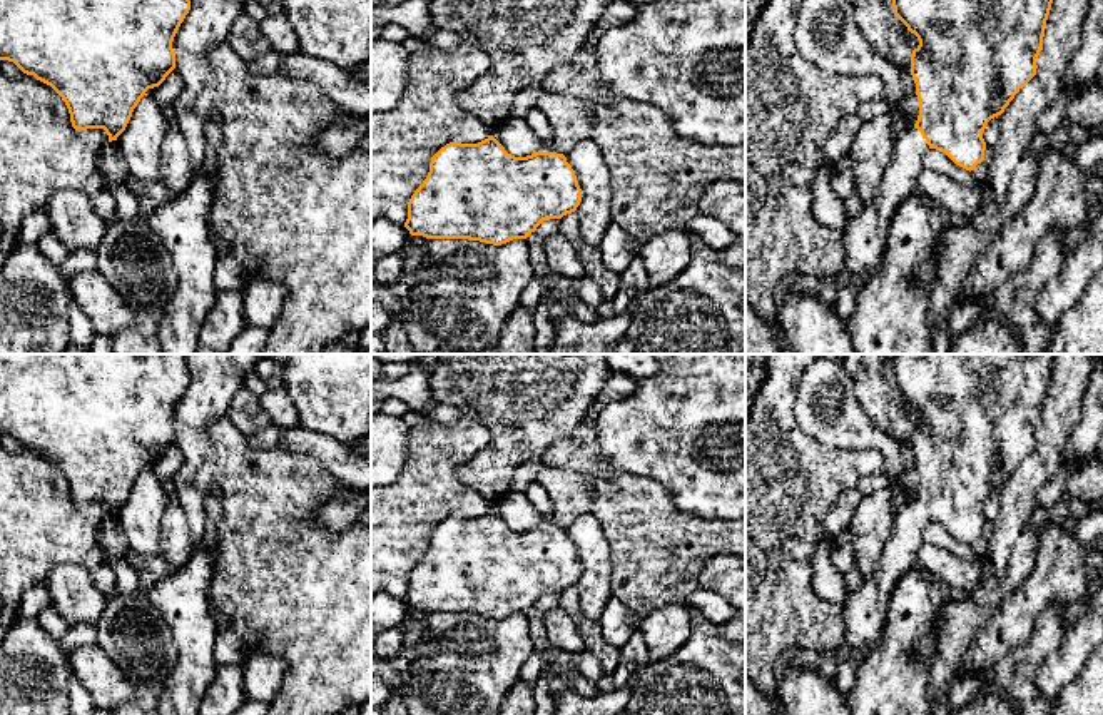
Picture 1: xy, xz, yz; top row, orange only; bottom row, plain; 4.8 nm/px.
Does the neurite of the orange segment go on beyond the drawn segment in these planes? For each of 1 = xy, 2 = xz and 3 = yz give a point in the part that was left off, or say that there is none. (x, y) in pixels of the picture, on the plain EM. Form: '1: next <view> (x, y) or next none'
1: next none
2: next xz (547, 520)
3: next yz (866, 607)

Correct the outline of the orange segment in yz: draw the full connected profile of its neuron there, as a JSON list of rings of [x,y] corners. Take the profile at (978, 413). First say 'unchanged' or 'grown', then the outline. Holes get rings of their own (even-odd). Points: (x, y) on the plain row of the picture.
grown; [[[896,354],[892,361],[894,391],[897,391],[919,419],[911,429],[911,449],[916,458],[919,489],[912,503],[904,505],[894,520],[892,531],[882,548],[874,571],[852,591],[846,601],[846,641],[831,653],[836,665],[854,652],[862,658],[881,638],[889,596],[894,585],[914,565],[928,523],[944,526],[956,540],[973,545],[984,535],[983,506],[988,496],[1004,486],[1014,469],[1036,449],[1036,433],[1043,424],[1046,394],[1053,378],[1055,354]]]

